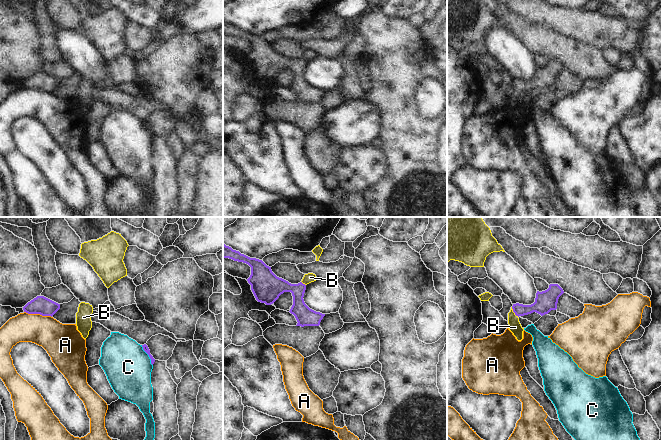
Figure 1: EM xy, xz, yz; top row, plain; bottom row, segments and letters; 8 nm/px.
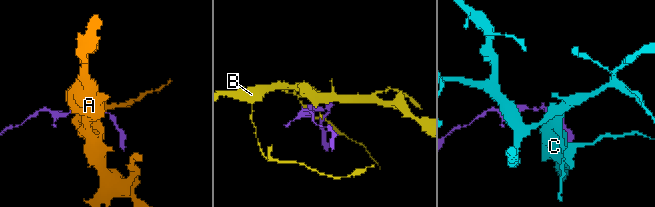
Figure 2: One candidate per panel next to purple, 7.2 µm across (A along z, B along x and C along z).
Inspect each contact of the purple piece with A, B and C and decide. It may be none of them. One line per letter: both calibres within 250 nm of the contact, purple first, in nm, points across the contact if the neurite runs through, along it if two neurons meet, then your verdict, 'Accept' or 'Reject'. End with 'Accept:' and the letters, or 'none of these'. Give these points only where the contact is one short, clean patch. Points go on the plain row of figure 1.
A: Thickness 150 nm (purple) against 260 nm. Boundary: xy (24, 87), (49, 91), (51, 93). Reject
B: Thickness 150 nm (purple) against 100 nm. Boundary: yz (511, 83), (512, 87), (518, 92). Reject
C: Thickness 50 nm (purple) against 380 nm. Boundary: xy (141, 121), (152, 141). Reject
Accept: none of these.

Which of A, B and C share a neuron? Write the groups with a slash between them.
A / B / C

